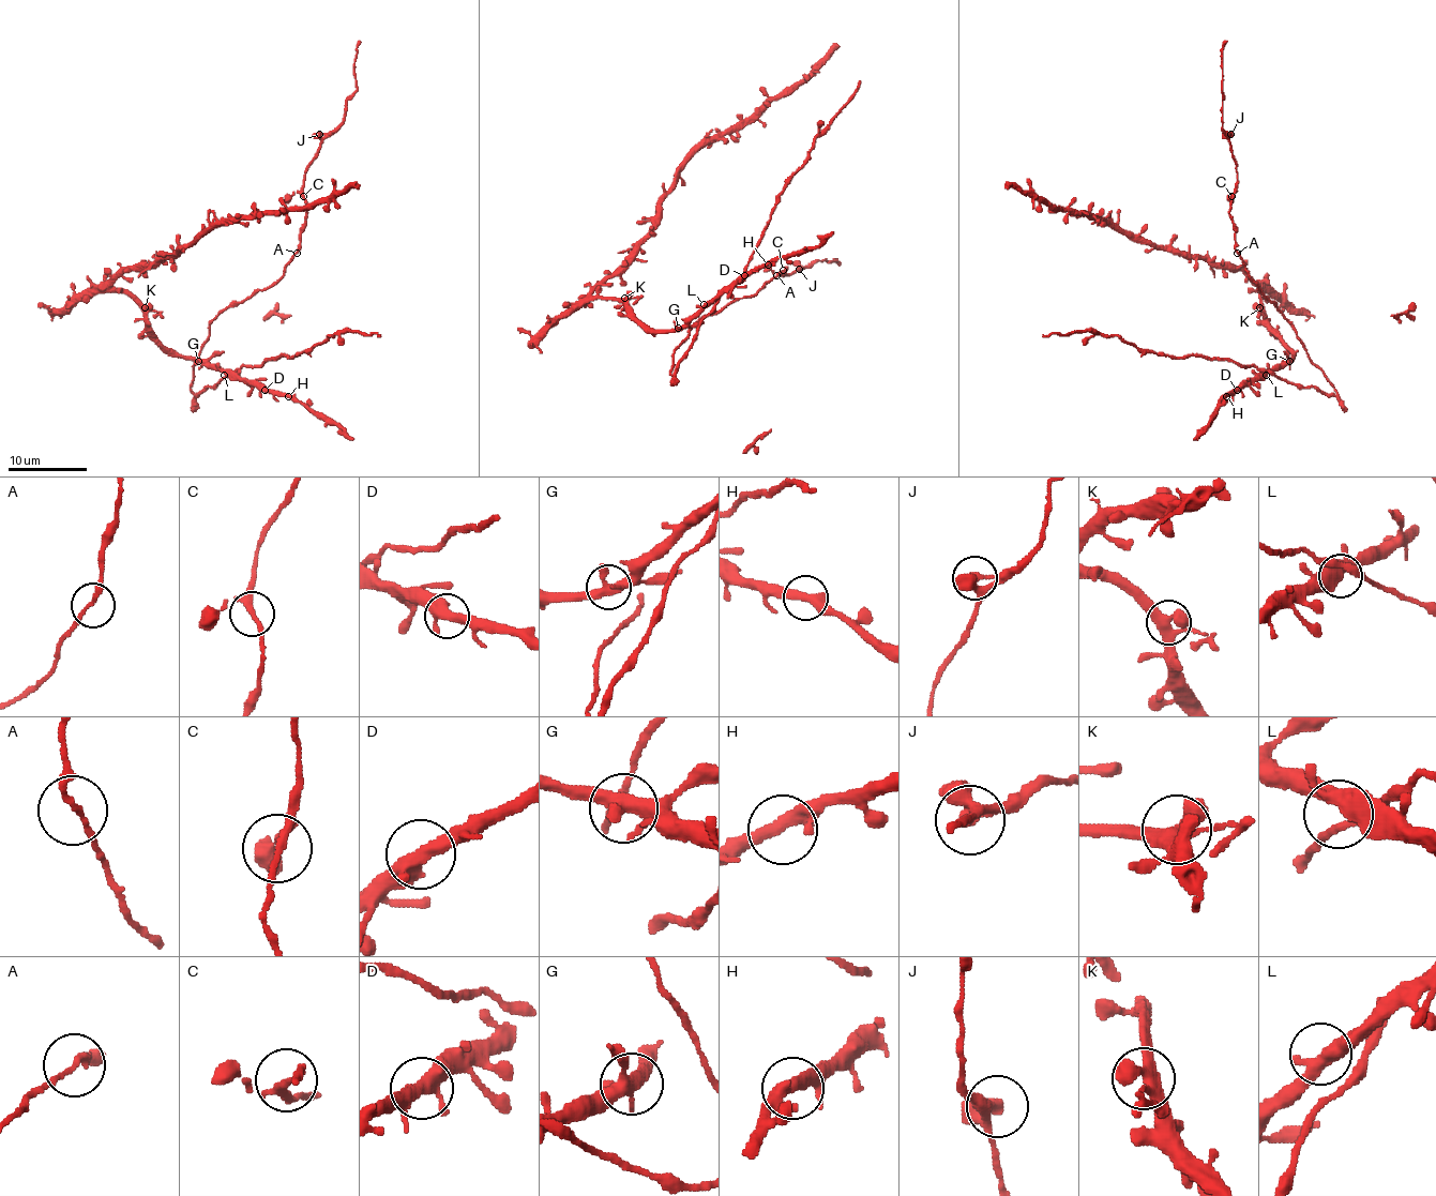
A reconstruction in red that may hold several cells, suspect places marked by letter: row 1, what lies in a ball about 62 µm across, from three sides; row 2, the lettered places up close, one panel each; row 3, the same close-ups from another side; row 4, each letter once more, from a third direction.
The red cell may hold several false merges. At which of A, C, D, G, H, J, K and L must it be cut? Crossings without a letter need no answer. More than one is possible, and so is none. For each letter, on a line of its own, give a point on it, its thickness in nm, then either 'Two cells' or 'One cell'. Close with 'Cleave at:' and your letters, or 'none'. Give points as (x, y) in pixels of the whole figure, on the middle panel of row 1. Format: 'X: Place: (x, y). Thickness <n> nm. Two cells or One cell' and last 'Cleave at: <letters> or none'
A: Place: (776, 275). Thickness 170 nm. One cell
C: Place: (783, 270). Thickness 200 nm. One cell
D: Place: (744, 275). Thickness 380 nm. One cell
G: Place: (678, 328). Thickness 360 nm. One cell
H: Place: (768, 265). Thickness 320 nm. One cell
J: Place: (799, 269). Thickness 320 nm. One cell
K: Place: (624, 298). Thickness 400 nm. One cell
L: Place: (704, 304). Thickness 400 nm. One cell
Cleave at: none

